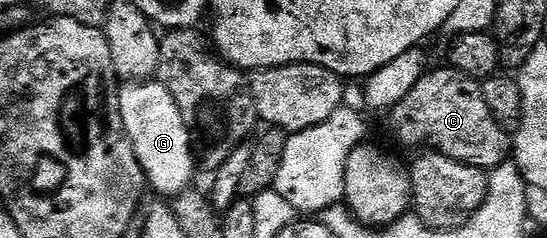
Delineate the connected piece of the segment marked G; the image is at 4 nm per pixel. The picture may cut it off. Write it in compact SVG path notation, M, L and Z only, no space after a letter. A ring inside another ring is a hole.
M130 82L119 91L120 118L124 122L124 130L134 147L136 158L146 175L147 185L159 192L162 198L173 198L191 187L190 179L196 169L194 146L190 143L190 132L186 128L184 118L180 114L180 106L168 94L168 90L160 82Z

